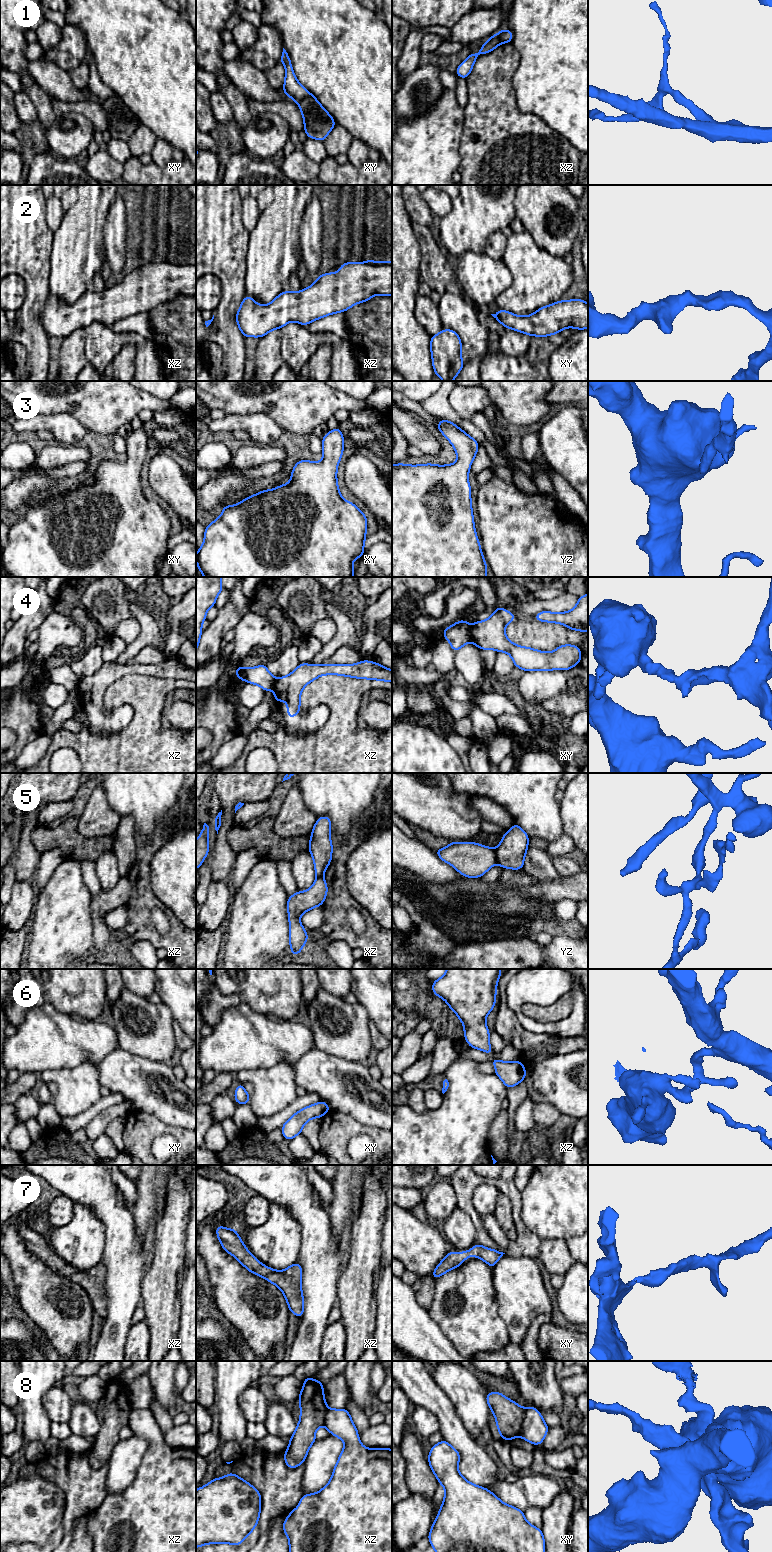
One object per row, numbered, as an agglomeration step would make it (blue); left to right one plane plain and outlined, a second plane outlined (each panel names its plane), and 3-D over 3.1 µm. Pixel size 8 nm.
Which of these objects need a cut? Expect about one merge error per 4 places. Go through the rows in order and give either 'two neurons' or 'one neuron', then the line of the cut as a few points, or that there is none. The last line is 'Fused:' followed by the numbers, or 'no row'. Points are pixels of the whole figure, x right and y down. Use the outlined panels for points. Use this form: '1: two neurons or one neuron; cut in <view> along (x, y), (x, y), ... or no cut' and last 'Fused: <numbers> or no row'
1: two neurons; cut in xy along (309, 93), (298, 103)
2: one neuron; no cut
3: one neuron; no cut
4: two neurons; cut in xy along (470, 626), (470, 638), (472, 641)
5: two neurons; cut in yz along (493, 849), (497, 862)
6: one neuron; no cut
7: one neuron; no cut
8: two neurons; cut in xy along (525, 1409), (519, 1435)
Fused: 1, 4, 5, 8

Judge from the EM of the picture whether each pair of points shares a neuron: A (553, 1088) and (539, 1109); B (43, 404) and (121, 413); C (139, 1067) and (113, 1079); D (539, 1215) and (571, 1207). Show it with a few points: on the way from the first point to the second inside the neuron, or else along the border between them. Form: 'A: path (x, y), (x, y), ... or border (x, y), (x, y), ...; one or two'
A: border (534, 1102), (549, 1103), (560, 1113); two
B: path (62, 400), (102, 400); one
C: path (133, 1073), (119, 1074); one
D: path (547, 1210), (554, 1207), (563, 1207); one

